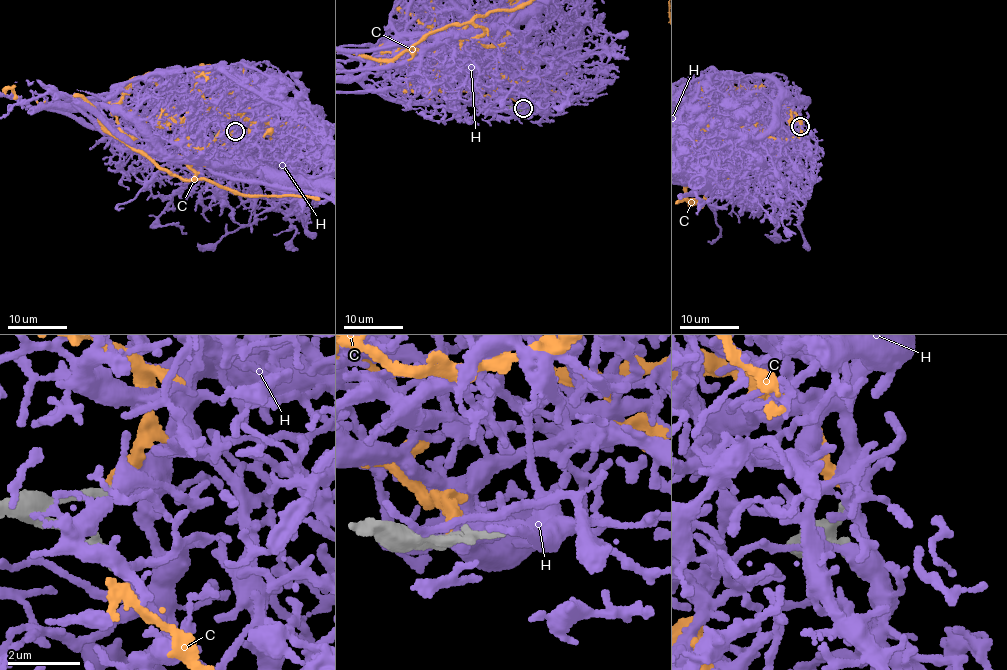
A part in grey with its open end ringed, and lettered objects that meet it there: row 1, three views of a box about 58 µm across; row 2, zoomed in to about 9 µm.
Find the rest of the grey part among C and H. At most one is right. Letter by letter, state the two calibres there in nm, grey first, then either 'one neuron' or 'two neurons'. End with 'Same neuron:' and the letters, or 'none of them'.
C: 320 nm thick on the grey side, 200 nm on the other; two neurons
H: 300 nm thick on the grey side, 420 nm on the other; one neuron
Same neuron: H

